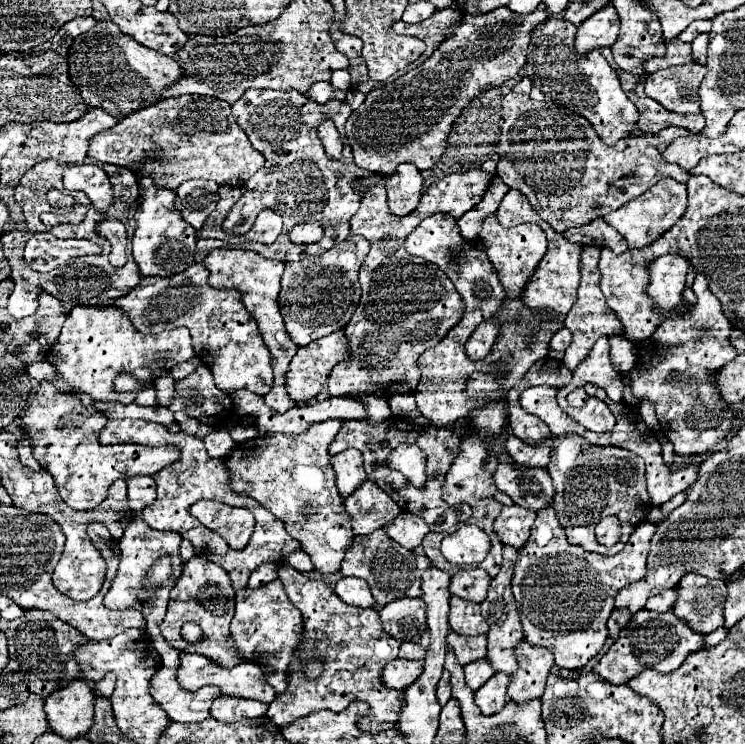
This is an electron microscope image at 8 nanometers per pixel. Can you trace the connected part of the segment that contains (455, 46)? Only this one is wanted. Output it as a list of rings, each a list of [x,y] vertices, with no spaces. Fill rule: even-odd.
[[[539,5],[537,11],[521,17],[511,13],[511,9],[507,7],[497,7],[481,15],[465,15],[453,29],[453,33],[433,51],[427,61],[423,61],[417,69],[407,71],[393,83],[369,91],[367,99],[349,115],[345,129],[355,155],[355,163],[365,171],[381,175],[393,175],[397,165],[401,163],[413,163],[421,171],[431,169],[447,149],[447,137],[453,129],[453,123],[461,115],[461,111],[471,103],[471,99],[475,99],[483,91],[503,85],[505,81],[521,73],[527,57],[531,31],[547,17],[549,15],[543,5]]]

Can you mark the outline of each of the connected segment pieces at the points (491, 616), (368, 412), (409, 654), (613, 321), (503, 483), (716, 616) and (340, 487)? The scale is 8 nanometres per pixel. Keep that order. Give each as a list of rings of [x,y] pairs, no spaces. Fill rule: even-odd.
[[[503,547],[503,567],[499,571],[499,575],[491,581],[489,585],[489,593],[487,599],[481,603],[481,615],[487,619],[489,623],[489,661],[493,665],[495,671],[503,671],[507,675],[511,675],[517,669],[517,661],[515,661],[515,645],[519,643],[519,639],[523,639],[523,627],[519,621],[519,613],[515,607],[515,599],[511,593],[511,577],[513,577],[513,569],[517,563],[517,551],[511,547]]]
[[[365,393],[365,395],[353,397],[353,399],[361,401],[365,405],[365,421],[369,425],[381,423],[381,421],[391,417],[391,409],[389,409],[389,403],[387,403],[385,397],[379,397],[379,395],[373,395],[373,393]]]
[[[401,643],[399,657],[401,659],[425,659],[425,649],[417,643]]]
[[[585,245],[581,249],[581,259],[579,259],[579,265],[581,265],[581,285],[579,285],[579,295],[577,295],[577,303],[573,305],[573,309],[567,313],[567,319],[565,319],[565,327],[573,333],[573,341],[571,345],[567,347],[565,351],[565,359],[563,363],[573,371],[585,357],[587,353],[591,351],[591,347],[595,345],[595,341],[601,337],[601,335],[623,335],[623,325],[621,321],[615,317],[615,313],[609,309],[601,289],[599,289],[599,281],[601,281],[601,273],[599,273],[599,253],[601,249],[599,247],[589,247]]]
[[[499,451],[499,467],[495,471],[495,485],[499,491],[509,495],[517,505],[531,509],[545,509],[553,505],[553,483],[547,469],[533,469],[533,467],[515,467],[507,455],[507,451]]]
[[[687,573],[679,581],[673,613],[691,625],[697,633],[711,633],[723,627],[723,603],[727,587],[723,579],[707,579],[697,573]]]
[[[347,449],[339,455],[333,455],[331,465],[337,473],[337,491],[341,497],[349,497],[355,493],[357,485],[367,479],[363,469],[363,457],[357,449]]]

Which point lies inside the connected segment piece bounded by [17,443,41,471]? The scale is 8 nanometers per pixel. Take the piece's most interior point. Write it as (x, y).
(25, 452)

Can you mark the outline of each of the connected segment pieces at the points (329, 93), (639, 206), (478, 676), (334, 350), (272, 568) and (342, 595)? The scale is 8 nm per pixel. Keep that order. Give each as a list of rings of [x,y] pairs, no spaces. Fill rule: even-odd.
[[[319,81],[319,83],[311,85],[311,89],[305,93],[305,97],[319,103],[319,105],[325,105],[325,101],[331,101],[331,99],[345,99],[345,91],[335,89],[327,81]]]
[[[661,179],[657,185],[647,189],[643,195],[631,199],[627,205],[619,207],[617,211],[605,215],[605,221],[613,225],[627,239],[631,249],[641,249],[645,245],[651,245],[655,239],[659,239],[677,222],[677,219],[683,217],[685,211],[687,211],[685,183],[679,183],[675,179]]]
[[[479,659],[479,661],[473,661],[469,665],[463,667],[465,669],[465,679],[467,679],[467,685],[477,691],[481,685],[485,685],[485,681],[495,673],[491,669],[491,665],[487,665],[487,659]]]
[[[335,331],[327,337],[321,337],[319,341],[313,341],[311,345],[305,345],[305,347],[299,347],[299,351],[295,353],[295,357],[291,359],[289,363],[289,369],[285,373],[285,387],[287,387],[287,395],[295,401],[295,405],[305,405],[307,401],[311,399],[317,399],[317,395],[325,389],[325,383],[327,383],[327,377],[331,373],[331,369],[345,361],[347,357],[351,357],[351,351],[349,351],[349,345],[347,345],[347,337],[343,331]]]
[[[263,563],[263,565],[259,565],[259,567],[251,573],[247,587],[249,587],[249,589],[251,589],[251,587],[255,589],[255,587],[259,587],[259,585],[265,585],[265,583],[273,581],[273,579],[277,579],[277,565],[275,565],[275,563]]]
[[[343,577],[335,585],[335,593],[347,605],[353,605],[353,607],[375,607],[375,599],[371,595],[371,589],[369,589],[367,581],[363,581],[363,579]]]

